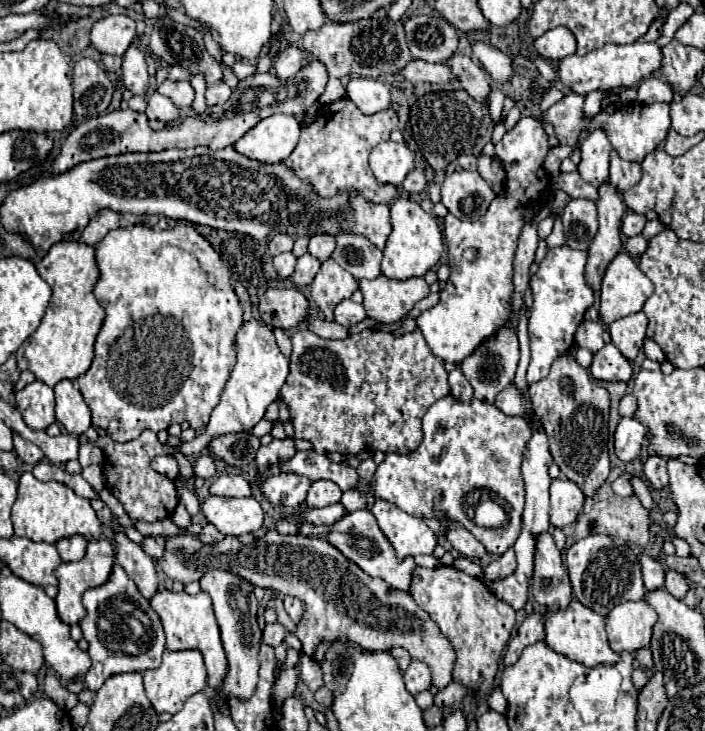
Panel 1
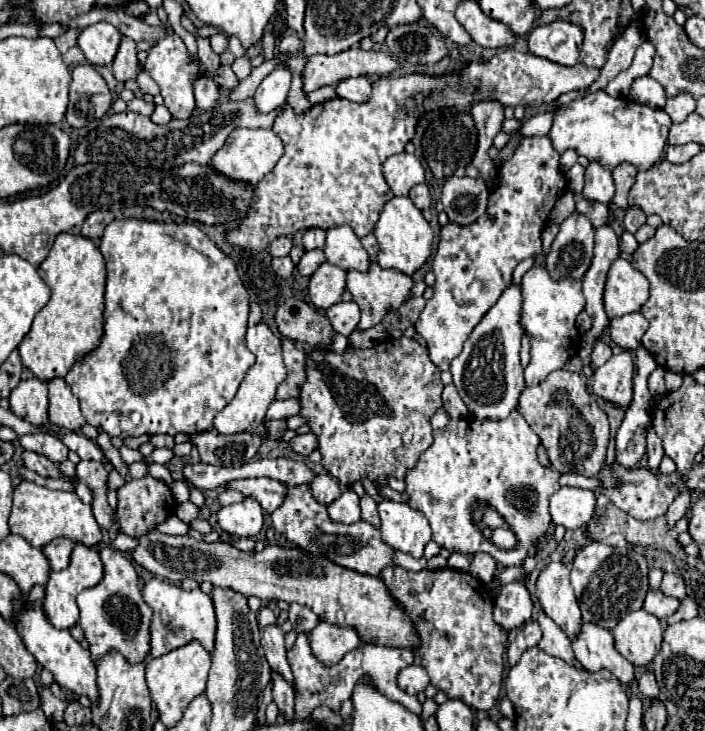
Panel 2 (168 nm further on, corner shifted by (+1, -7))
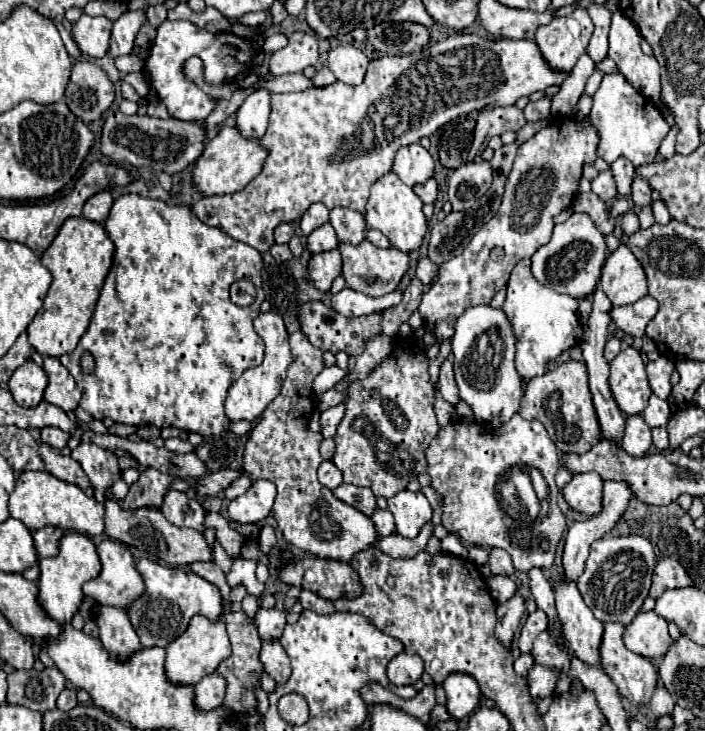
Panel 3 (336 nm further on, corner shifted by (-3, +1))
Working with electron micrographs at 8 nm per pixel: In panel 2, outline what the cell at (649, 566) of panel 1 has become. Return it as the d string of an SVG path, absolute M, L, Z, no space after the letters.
M649 590L647 598L645 598L645 604L643 604L643 608L649 614L657 616L659 620L665 620L665 618L673 616L679 606L681 606L681 602L677 598L667 598L661 592L651 592L651 590Z

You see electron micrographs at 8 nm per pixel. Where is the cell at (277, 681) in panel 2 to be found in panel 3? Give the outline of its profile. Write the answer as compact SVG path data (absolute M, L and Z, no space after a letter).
M263 642L261 648L261 662L265 666L265 672L277 682L277 684L285 684L291 676L291 666L289 666L289 658L283 650L283 646L279 642Z

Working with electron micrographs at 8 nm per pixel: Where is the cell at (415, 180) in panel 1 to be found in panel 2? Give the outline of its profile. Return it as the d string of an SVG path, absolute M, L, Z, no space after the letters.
M419 184L419 186L411 188L409 198L413 200L413 204L415 204L419 210L429 210L429 206L431 206L431 196L429 196L429 190L427 190L425 184Z

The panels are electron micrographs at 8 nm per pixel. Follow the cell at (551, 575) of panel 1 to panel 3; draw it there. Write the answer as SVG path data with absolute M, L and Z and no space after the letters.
M565 576L555 584L555 602L559 620L563 624L565 638L571 650L587 664L599 666L599 644L603 636L603 624L593 616L581 598L575 582L567 582Z

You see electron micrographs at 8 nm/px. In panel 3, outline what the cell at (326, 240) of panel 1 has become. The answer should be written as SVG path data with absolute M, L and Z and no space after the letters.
M313 204L301 218L301 232L309 236L313 230L329 222L329 210L323 204Z

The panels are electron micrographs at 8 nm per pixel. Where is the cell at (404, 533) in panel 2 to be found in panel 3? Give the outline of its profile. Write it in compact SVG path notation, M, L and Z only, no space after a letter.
M403 490L391 496L387 502L389 512L395 518L395 532L407 538L415 538L421 532L423 524L427 524L427 520L433 516L433 508L421 492Z

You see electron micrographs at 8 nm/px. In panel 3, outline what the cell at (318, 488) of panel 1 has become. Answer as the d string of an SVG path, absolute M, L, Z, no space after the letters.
M323 460L319 466L319 482L329 490L335 490L339 484L343 484L341 470L331 460Z

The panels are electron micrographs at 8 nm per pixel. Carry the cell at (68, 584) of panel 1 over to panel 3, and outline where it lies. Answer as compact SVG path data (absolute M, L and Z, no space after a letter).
M69 532L61 538L59 542L59 554L53 558L41 558L39 562L39 604L43 606L43 610L59 624L71 622L73 614L79 610L81 602L83 602L83 592L81 586L87 580L93 580L95 576L99 576L101 572L101 560L97 554L95 544L91 542L89 536L85 534L77 534L77 532Z

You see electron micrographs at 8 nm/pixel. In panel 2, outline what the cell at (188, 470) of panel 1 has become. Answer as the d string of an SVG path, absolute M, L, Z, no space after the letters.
M123 445L119 448L119 452L128 465L133 462L144 462L144 456L138 450L133 450Z

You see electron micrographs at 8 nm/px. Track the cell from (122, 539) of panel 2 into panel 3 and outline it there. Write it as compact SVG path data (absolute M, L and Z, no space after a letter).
M23 472L17 478L15 490L9 498L9 512L29 530L59 526L63 530L75 530L87 536L99 536L105 530L105 508L95 498L85 496L79 486L63 482L49 472Z

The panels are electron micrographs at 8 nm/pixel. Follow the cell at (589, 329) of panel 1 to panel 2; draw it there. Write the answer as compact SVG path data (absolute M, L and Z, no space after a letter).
M599 340L599 342L595 344L595 348L593 348L593 354L591 354L591 362L593 362L593 366L599 368L599 366L603 366L609 358L611 358L611 346L605 344L603 340Z

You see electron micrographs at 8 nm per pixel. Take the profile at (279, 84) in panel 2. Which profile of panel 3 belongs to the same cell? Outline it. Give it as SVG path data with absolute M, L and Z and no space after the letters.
M265 88L255 90L237 110L237 128L247 138L261 138L267 130L271 112L271 92Z

